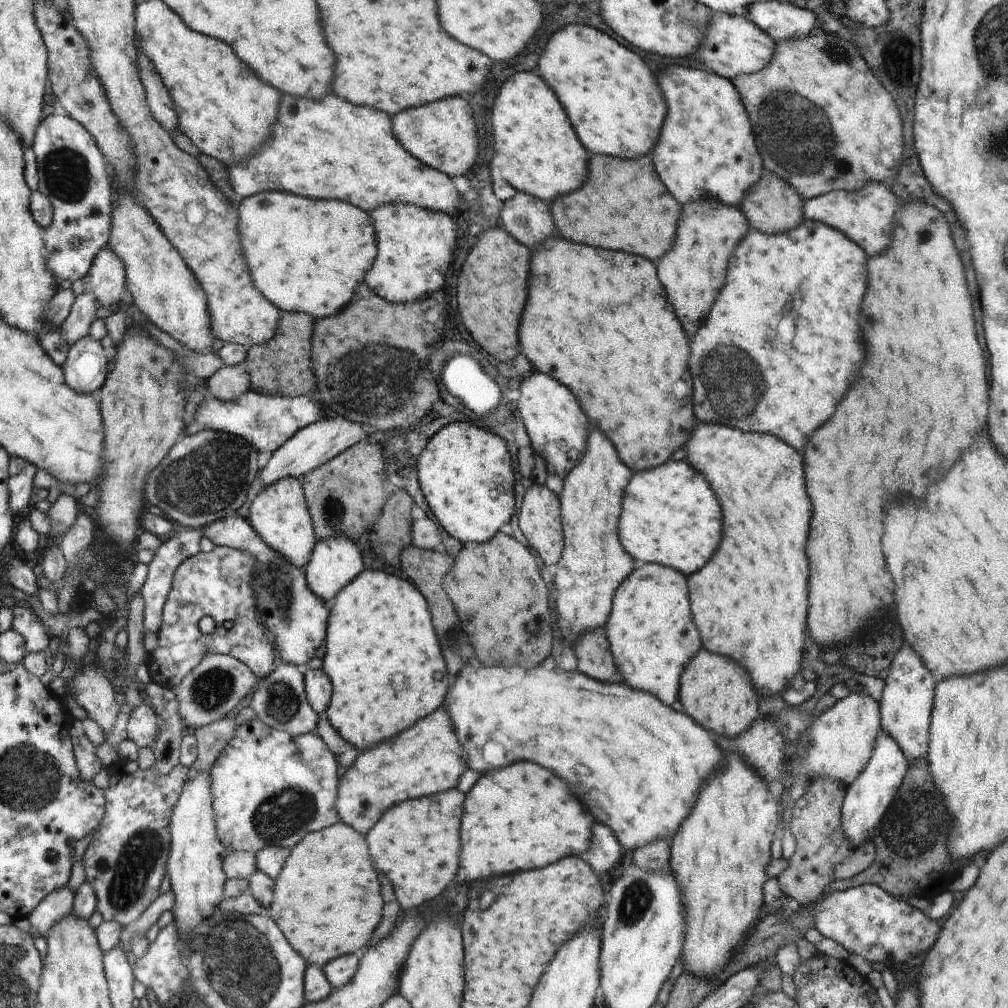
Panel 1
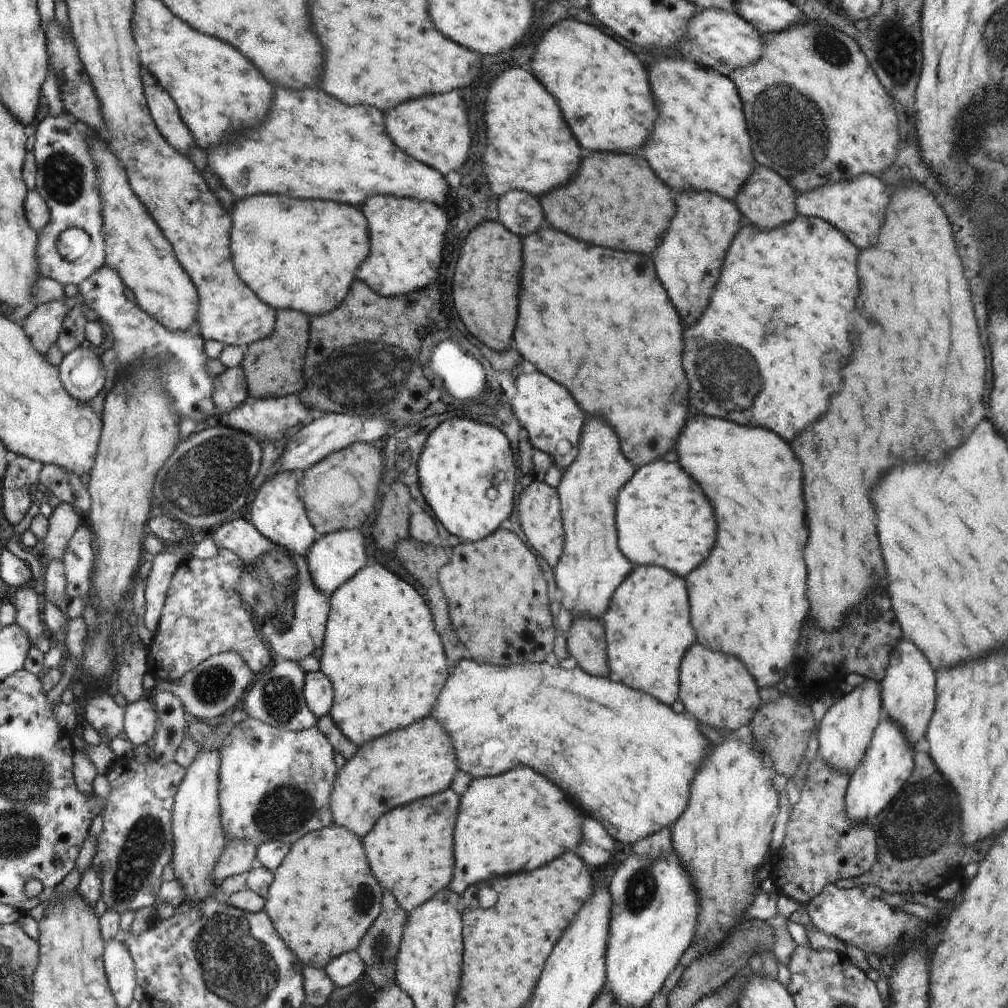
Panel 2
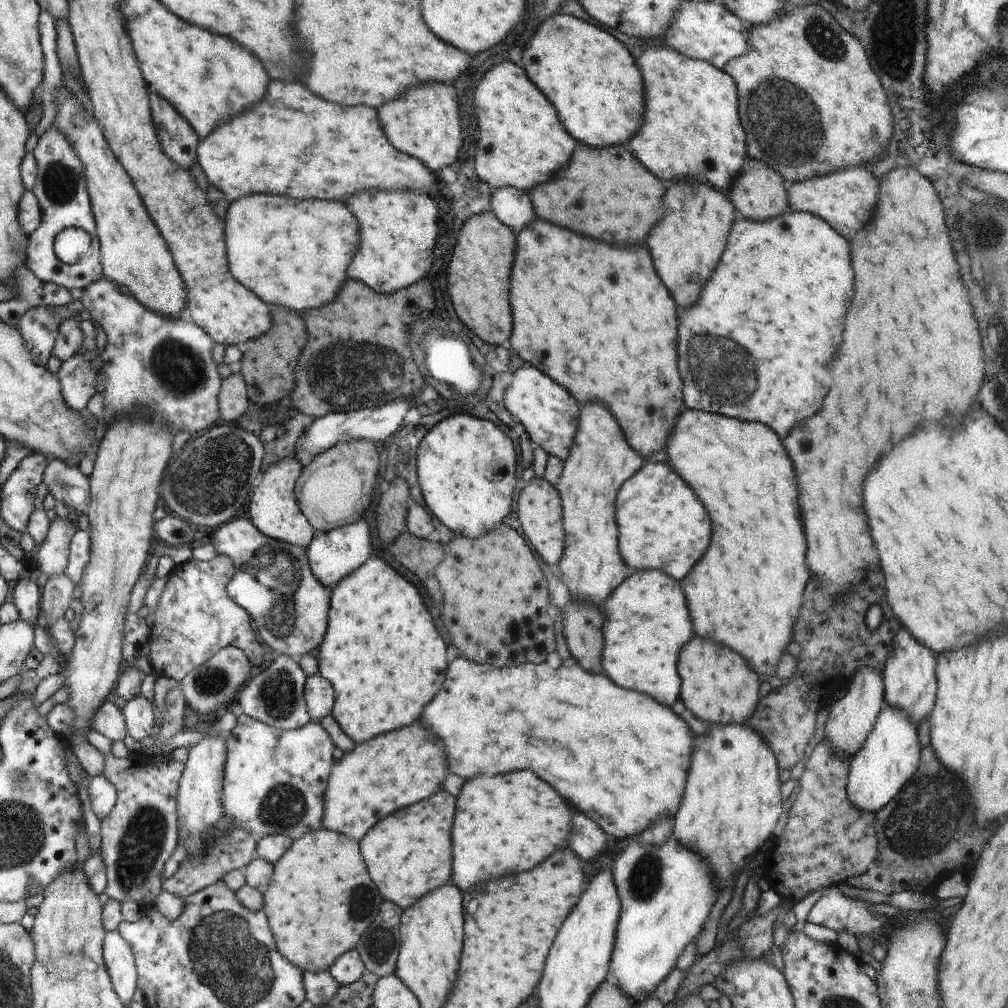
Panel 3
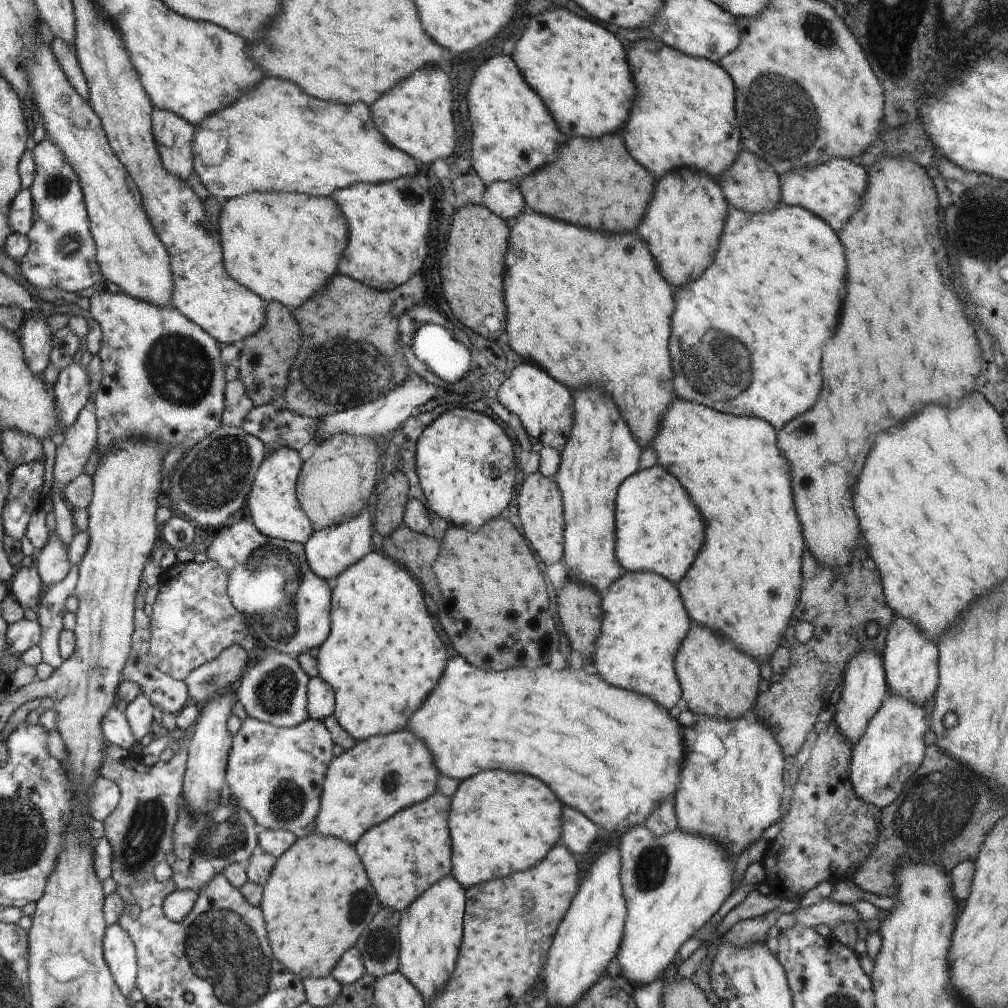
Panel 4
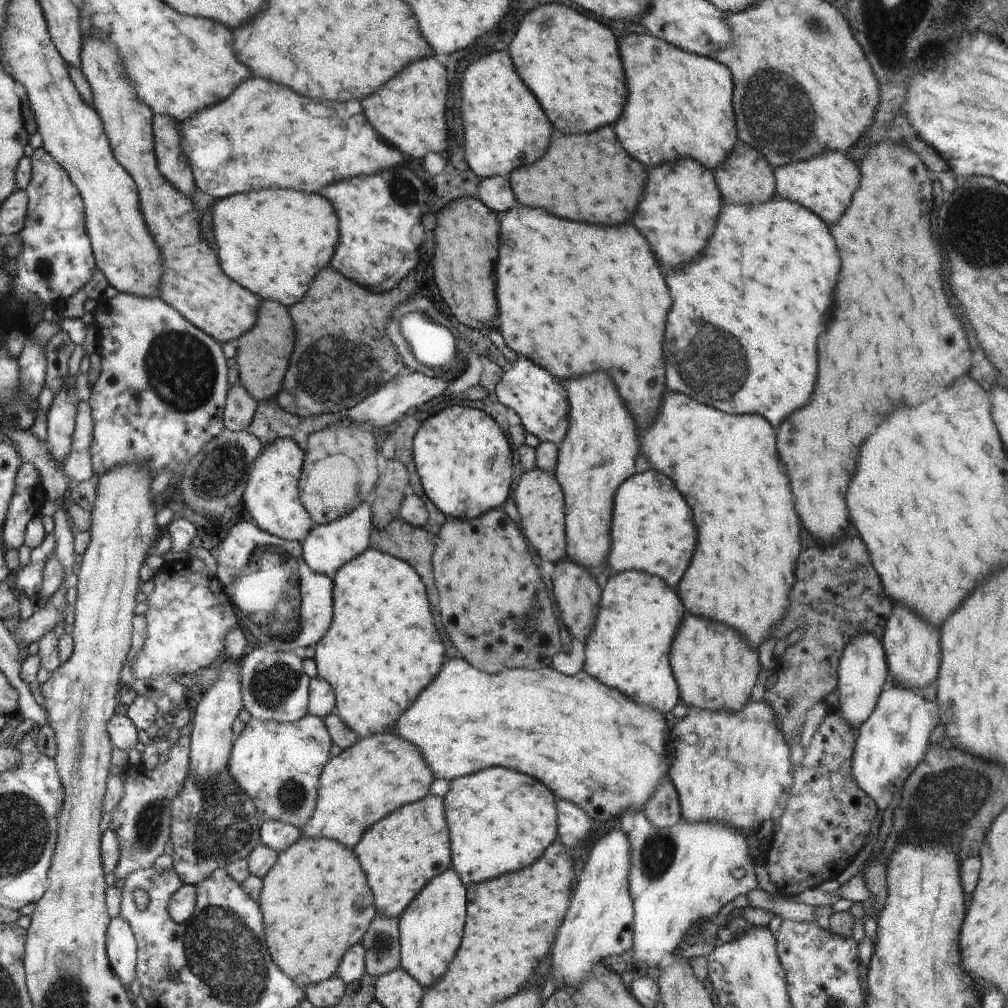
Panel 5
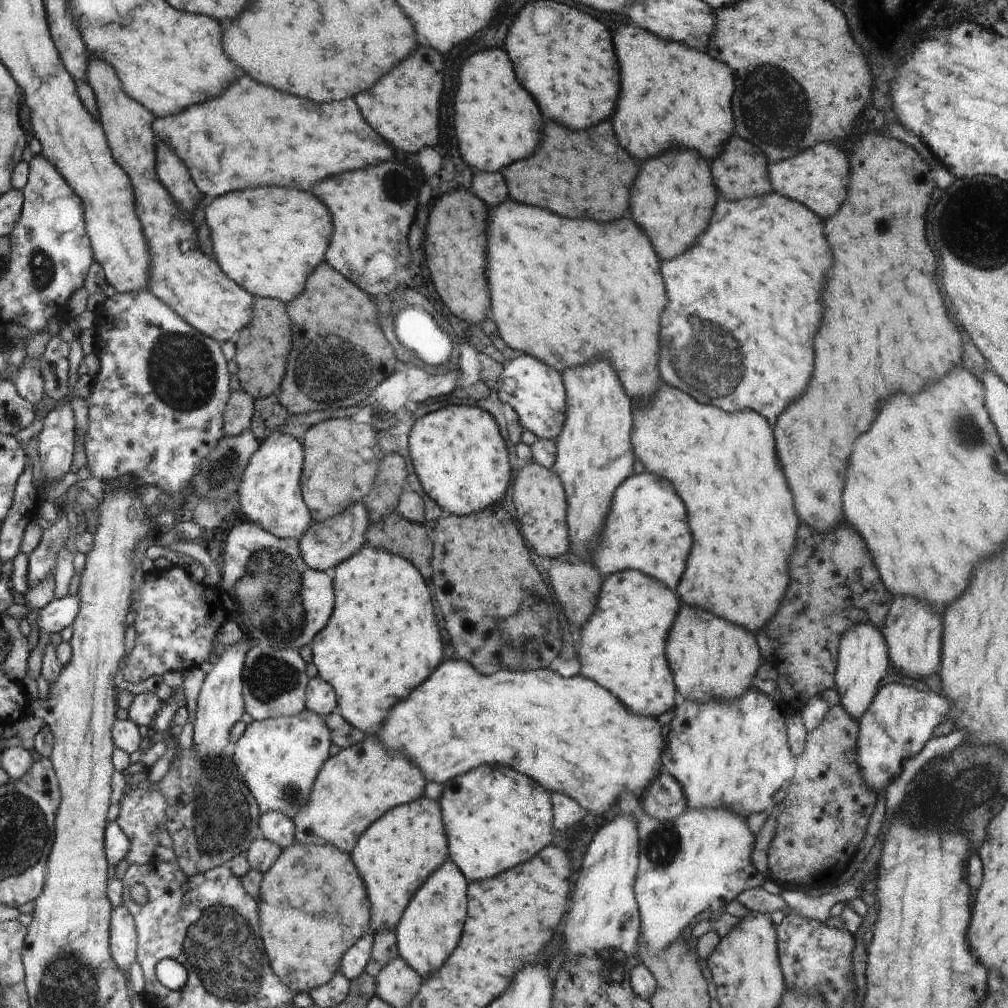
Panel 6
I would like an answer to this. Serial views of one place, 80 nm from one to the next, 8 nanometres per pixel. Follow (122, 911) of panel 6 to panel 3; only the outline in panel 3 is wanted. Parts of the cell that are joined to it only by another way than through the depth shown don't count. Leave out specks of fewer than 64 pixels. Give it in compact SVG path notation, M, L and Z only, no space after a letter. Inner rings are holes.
M117 930L108 932L104 942L103 957L114 992L124 1004L130 1004L138 989L137 966L130 945Z

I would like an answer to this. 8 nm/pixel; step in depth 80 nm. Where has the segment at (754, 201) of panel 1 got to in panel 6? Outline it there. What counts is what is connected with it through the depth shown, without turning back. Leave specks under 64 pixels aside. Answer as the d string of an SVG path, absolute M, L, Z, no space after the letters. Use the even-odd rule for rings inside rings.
M732 136L732 140L726 143L724 152L712 161L712 176L721 196L726 200L738 201L740 198L761 197L774 192L767 167L770 162L766 155L750 141L738 136Z

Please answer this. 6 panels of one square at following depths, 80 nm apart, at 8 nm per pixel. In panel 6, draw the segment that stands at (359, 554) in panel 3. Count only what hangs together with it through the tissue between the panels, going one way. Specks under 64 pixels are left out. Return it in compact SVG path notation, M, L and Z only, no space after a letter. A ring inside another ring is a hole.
M366 502L346 507L341 513L323 521L316 521L299 541L299 549L308 568L324 572L328 568L336 568L340 563L351 558L364 544L364 532L368 528Z

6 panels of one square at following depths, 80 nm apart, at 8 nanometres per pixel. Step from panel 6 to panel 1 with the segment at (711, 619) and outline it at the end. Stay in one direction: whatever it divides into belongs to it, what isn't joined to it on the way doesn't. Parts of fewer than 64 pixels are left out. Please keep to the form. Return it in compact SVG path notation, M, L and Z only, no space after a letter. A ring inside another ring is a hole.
M706 650L696 656L696 664L680 677L680 702L684 712L696 720L702 728L708 728L718 736L740 736L760 718L757 692L754 692L750 675L728 656L708 654Z

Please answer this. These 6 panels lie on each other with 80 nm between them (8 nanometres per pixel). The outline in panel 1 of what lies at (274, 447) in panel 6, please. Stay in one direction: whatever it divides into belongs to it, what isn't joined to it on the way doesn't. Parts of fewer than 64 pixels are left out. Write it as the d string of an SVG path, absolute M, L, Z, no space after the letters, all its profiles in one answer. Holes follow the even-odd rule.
M288 477L268 488L258 489L252 497L249 521L268 548L304 570L311 562L310 554L313 554L317 542L314 538L314 521L310 508L306 508L307 500L304 500L302 487L300 479Z

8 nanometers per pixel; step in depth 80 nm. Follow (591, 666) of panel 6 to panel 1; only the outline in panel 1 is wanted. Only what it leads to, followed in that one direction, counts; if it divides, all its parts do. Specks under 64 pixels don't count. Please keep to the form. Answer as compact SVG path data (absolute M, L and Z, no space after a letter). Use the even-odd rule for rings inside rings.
M643 563L628 576L628 584L616 592L612 624L606 624L608 640L623 682L633 689L660 696L672 706L678 698L678 684L684 666L702 648L698 630L692 622L686 576L661 564Z

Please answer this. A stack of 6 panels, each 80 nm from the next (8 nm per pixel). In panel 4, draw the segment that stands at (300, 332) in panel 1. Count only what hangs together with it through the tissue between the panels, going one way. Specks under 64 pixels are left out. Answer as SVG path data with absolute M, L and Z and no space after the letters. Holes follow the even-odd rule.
M270 301L267 304L267 323L252 336L244 339L240 346L238 360L239 377L248 390L248 396L256 405L270 403L276 394L284 394L288 386L288 373L300 348L299 324L292 318L286 305Z

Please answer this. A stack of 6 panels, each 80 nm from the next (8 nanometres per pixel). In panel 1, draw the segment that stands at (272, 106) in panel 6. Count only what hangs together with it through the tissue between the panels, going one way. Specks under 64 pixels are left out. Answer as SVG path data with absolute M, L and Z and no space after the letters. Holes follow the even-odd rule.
M336 94L320 102L284 96L284 112L280 112L280 124L276 124L276 136L254 158L232 166L229 180L236 196L242 198L266 190L282 190L312 198L348 200L348 204L364 210L406 202L447 215L460 206L460 194L448 175L425 165L400 146L392 134L388 114L354 106Z

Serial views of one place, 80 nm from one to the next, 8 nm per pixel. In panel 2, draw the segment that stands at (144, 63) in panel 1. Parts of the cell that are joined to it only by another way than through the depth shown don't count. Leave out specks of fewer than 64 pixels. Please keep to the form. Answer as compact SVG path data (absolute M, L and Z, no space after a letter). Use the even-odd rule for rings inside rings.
M143 69L142 75L143 84L148 84L146 99L156 128L178 152L189 156L188 149L195 145L194 136L178 114L174 100L158 86L155 77L148 74L146 69Z

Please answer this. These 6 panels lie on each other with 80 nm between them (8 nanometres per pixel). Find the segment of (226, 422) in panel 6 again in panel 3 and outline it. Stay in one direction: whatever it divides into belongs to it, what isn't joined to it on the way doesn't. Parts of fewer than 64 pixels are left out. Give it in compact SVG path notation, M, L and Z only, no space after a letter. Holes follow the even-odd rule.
M236 368L228 377L223 378L222 390L219 392L222 422L236 424L236 421L250 408L252 408L252 402L247 395L245 380Z

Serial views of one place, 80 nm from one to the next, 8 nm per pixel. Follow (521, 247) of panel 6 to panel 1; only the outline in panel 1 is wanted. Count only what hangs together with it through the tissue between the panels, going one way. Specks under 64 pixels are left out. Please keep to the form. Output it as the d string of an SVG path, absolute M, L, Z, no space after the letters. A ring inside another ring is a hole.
M558 236L550 237L547 240L548 242L544 246L540 246L540 252L536 252L536 268L532 268L532 304L528 304L528 312L524 312L524 324L520 324L520 352L525 354L535 372L556 376L556 380L560 380L560 384L568 384L568 388L572 388L572 392L576 392L576 396L580 396L580 404L584 404L584 412L588 412L588 416L592 416L592 424L596 424L612 441L618 450L620 460L632 472L660 467L678 448L682 448L686 444L690 432L696 426L696 418L692 412L692 380L690 380L690 372L688 372L690 346L688 346L688 340L682 332L682 326L680 326L674 310L672 310L672 304L666 298L664 286L658 282L656 266L642 256L632 256L626 252L612 252L612 250L572 244L564 238L558 240ZM606 284L610 284L610 286L616 284L620 288L608 290ZM680 382L682 382L682 390L676 390L676 386L680 386Z

